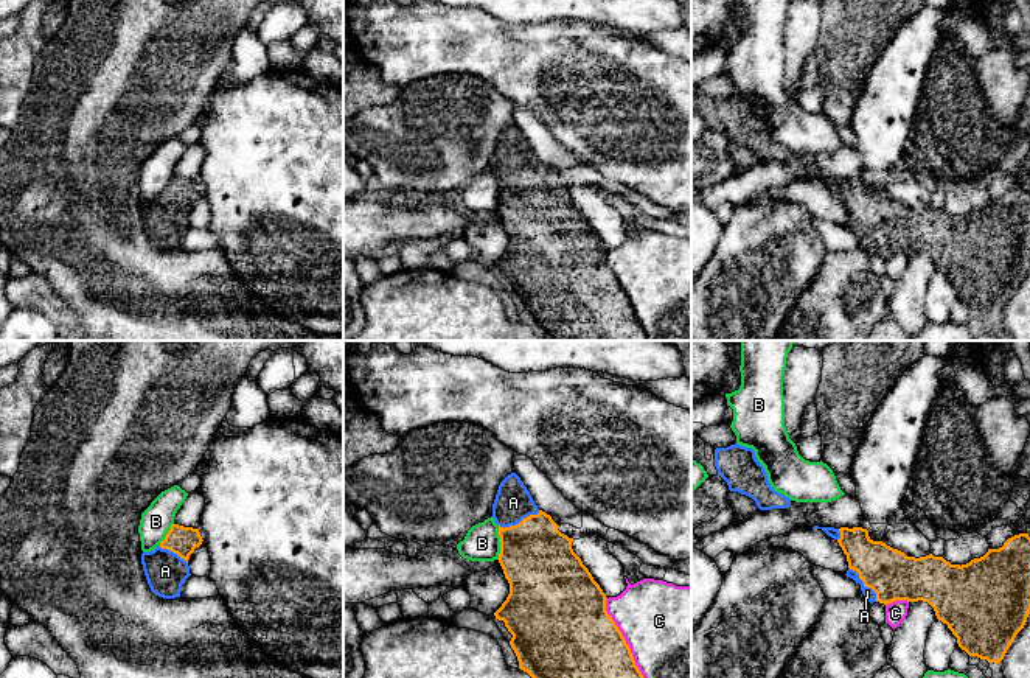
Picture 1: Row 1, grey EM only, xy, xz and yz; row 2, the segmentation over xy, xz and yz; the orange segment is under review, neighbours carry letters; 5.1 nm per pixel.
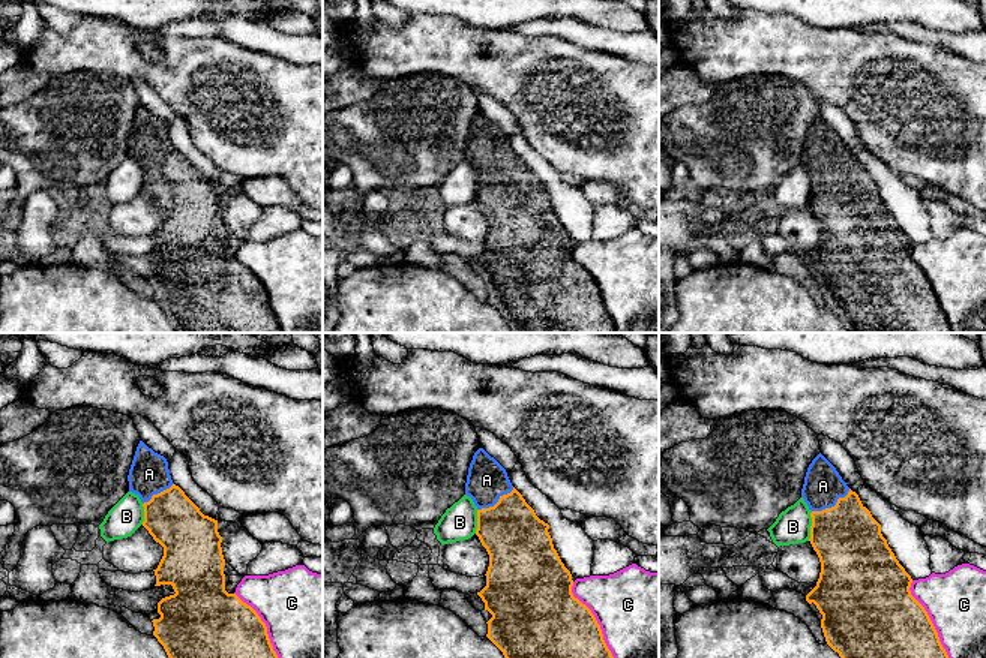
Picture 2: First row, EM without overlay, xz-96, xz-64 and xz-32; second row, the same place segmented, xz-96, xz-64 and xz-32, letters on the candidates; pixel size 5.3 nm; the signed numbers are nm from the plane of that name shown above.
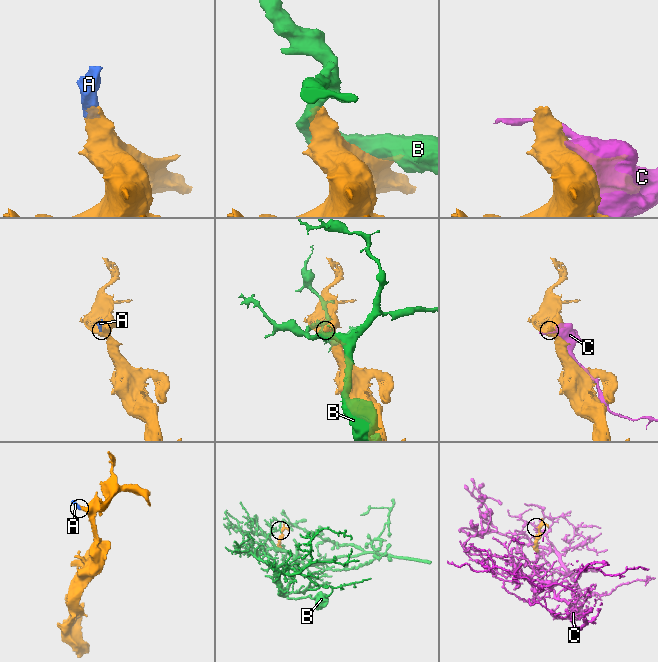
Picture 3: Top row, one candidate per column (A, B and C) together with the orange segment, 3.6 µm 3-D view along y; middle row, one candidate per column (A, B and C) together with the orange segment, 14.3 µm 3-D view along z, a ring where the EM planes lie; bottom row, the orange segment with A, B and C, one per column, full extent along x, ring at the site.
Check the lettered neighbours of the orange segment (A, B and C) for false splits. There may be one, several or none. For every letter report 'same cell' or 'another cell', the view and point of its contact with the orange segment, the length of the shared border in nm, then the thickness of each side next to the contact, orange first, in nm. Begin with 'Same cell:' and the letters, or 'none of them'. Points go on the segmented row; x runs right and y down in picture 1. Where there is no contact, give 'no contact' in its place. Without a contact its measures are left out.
Same cell: A
A: same cell | xz (521, 521) | 240 nm | 380/200 nm
B: another cell | xz (501, 543) | 180 nm | 380/190 nm
C: another cell | xz (623, 638) | 460 nm | 420/460 nm

